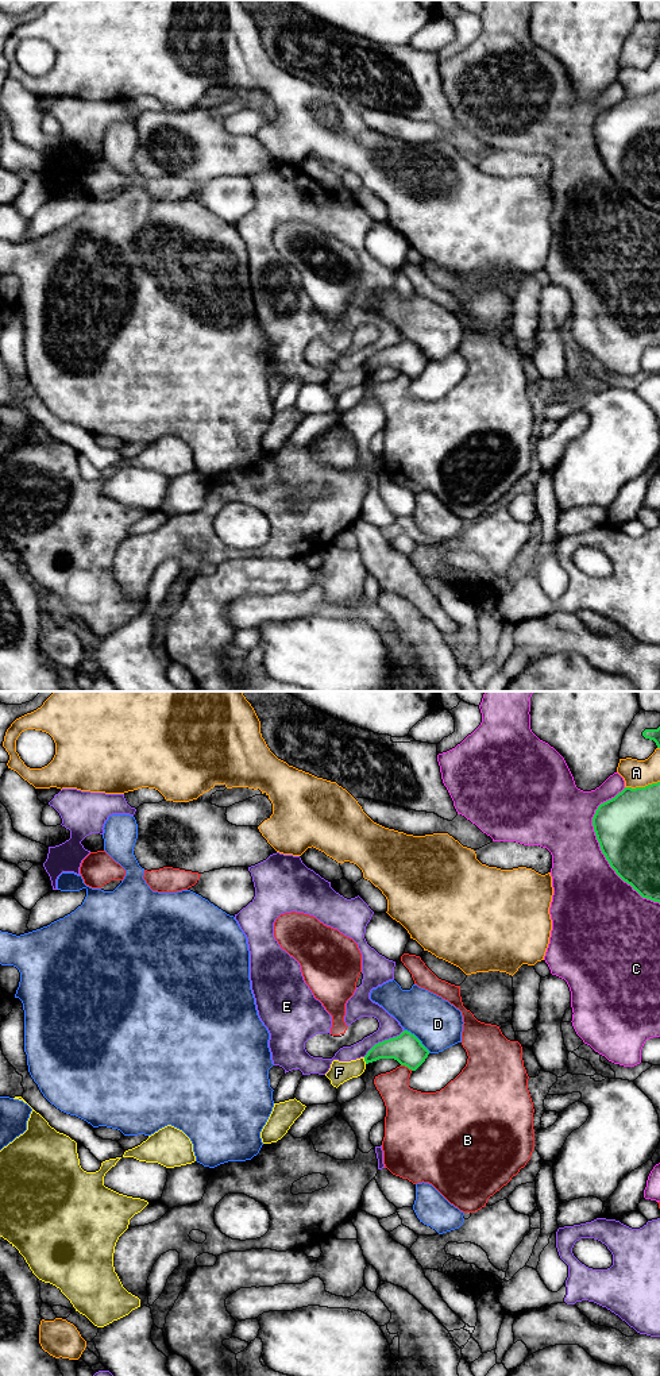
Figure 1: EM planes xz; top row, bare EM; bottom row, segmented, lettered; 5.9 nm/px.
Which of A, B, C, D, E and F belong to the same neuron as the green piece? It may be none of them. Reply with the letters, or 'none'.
none

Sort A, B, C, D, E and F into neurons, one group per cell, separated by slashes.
A / B / C F / D / E

